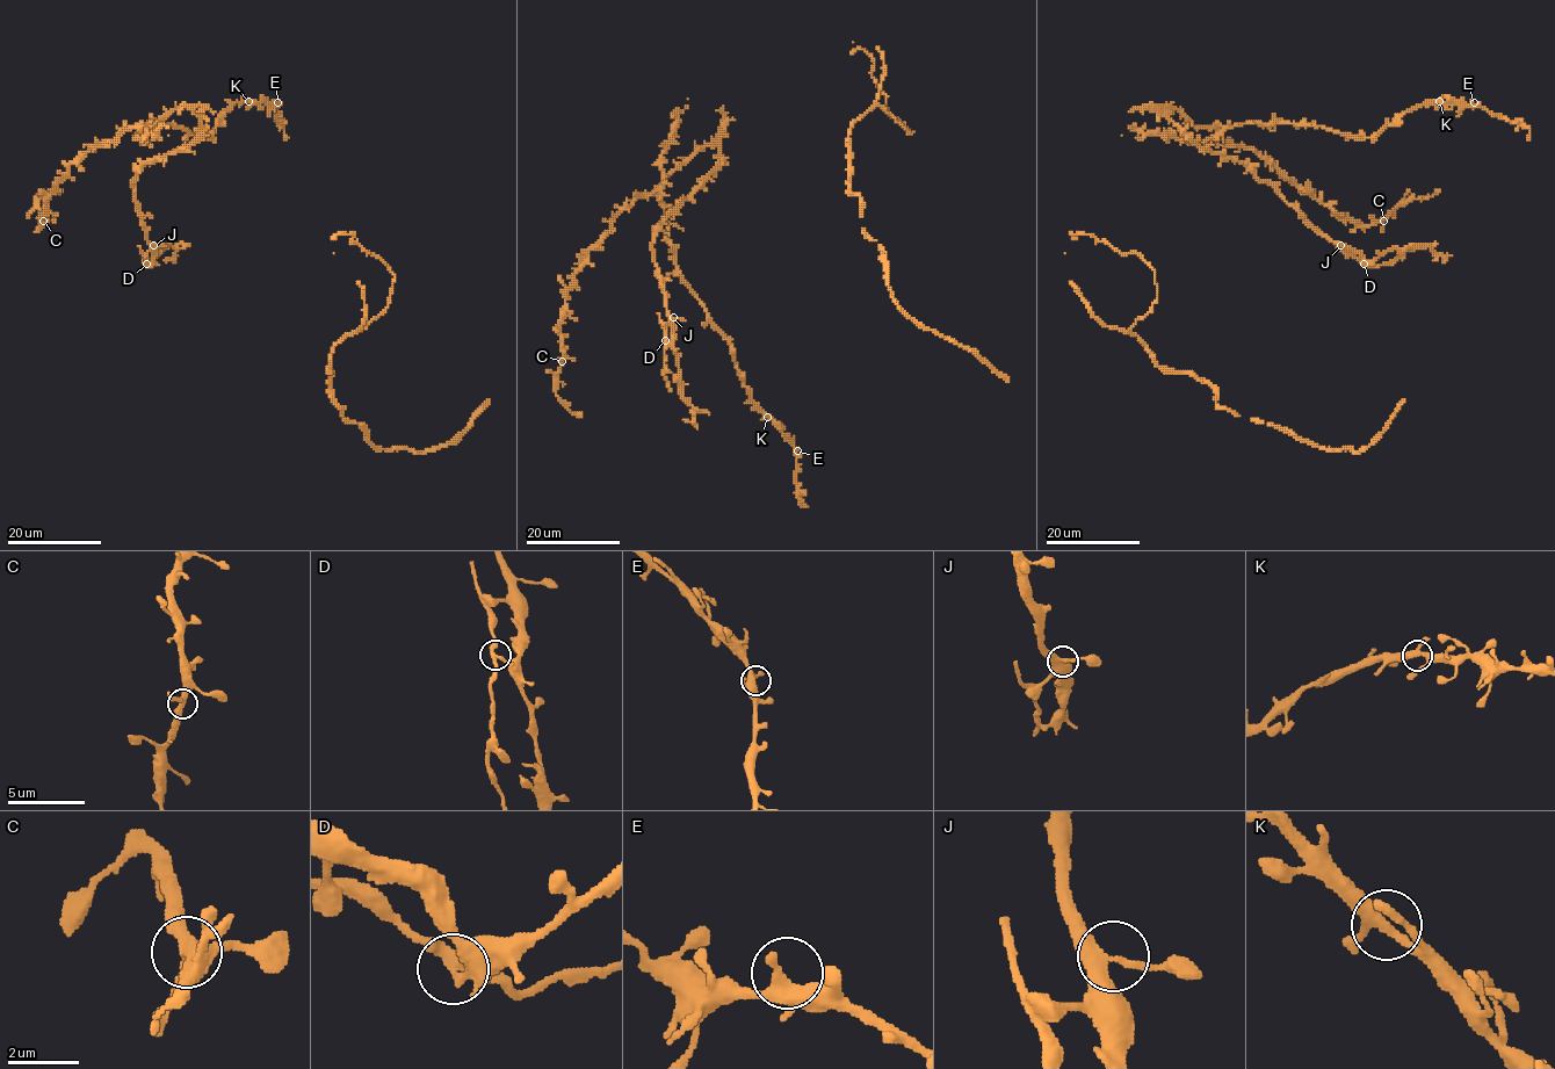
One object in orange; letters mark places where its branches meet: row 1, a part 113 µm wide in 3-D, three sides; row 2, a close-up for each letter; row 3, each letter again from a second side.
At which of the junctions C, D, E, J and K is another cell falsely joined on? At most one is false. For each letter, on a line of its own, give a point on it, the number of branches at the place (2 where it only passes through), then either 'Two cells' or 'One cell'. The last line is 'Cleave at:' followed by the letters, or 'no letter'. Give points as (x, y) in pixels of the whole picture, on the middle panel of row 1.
C: Place: (562, 361). Branches: 3. One cell
D: Place: (665, 340). Branches: 3. Two cells
E: Place: (797, 450). Branches: 3. One cell
J: Place: (673, 317). Branches: 3. One cell
K: Place: (767, 417). Branches: 3. One cell
Cleave at: D

